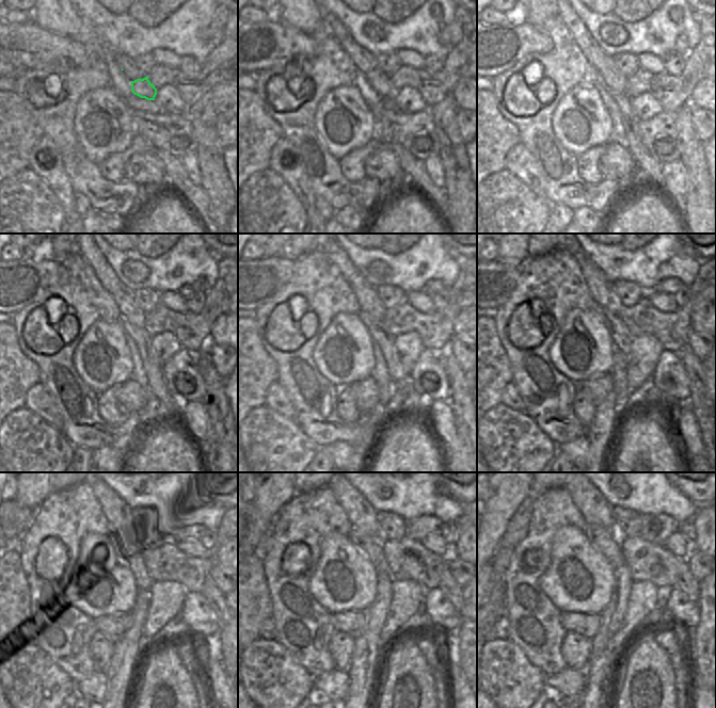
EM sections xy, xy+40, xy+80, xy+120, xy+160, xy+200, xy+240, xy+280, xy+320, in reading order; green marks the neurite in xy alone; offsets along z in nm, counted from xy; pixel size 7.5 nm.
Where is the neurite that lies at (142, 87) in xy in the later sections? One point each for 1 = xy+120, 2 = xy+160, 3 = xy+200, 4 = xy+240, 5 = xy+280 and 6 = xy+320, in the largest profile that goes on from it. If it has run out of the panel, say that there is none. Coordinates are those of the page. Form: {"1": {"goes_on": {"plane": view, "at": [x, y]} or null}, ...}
{"1": {"goes_on": {"plane": "xy+120", "at": [129, 308]}}, "2": {"goes_on": {"plane": "xy+160", "at": [366, 295]}}, "3": {"goes_on": {"plane": "xy+200", "at": [602, 290]}}, "4": {"goes_on": {"plane": "xy+240", "at": [124, 523]}}, "5": {"goes_on": {"plane": "xy+280", "at": [362, 516]}}, "6": {"goes_on": {"plane": "xy+320", "at": [593, 507]}}}

